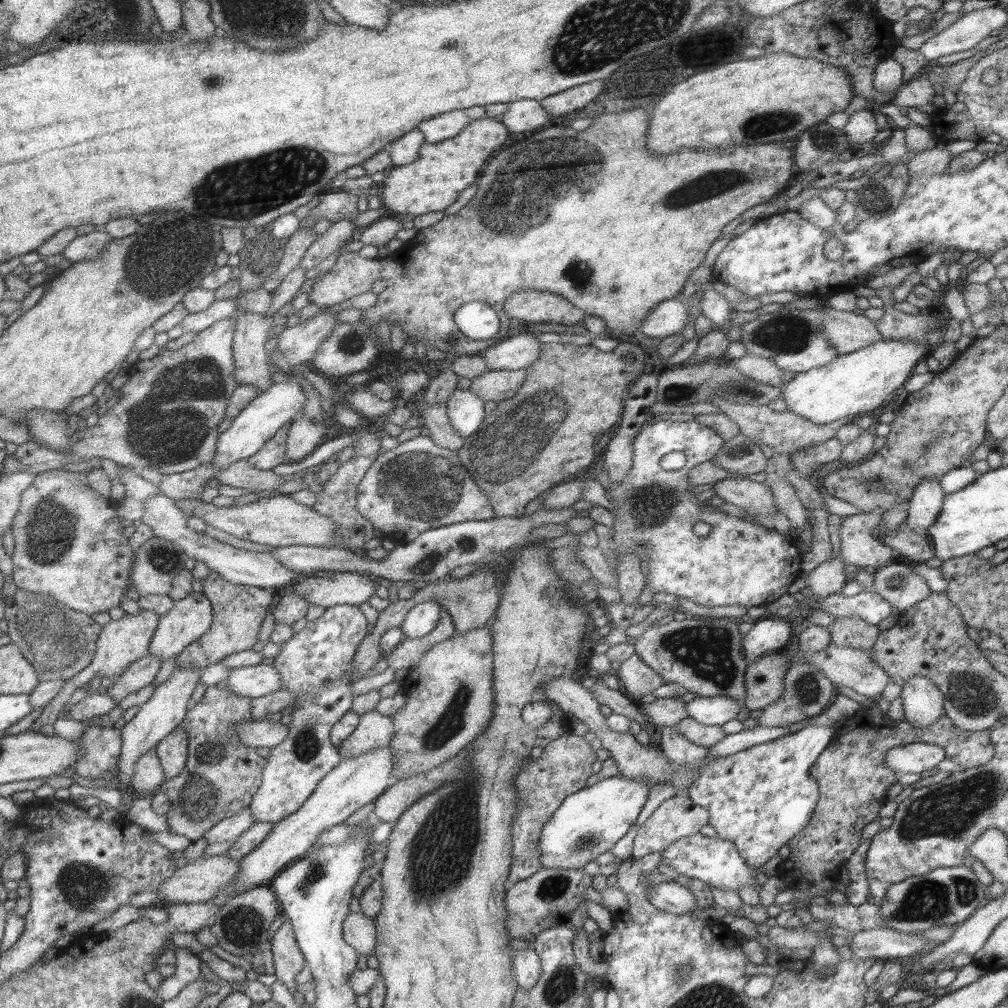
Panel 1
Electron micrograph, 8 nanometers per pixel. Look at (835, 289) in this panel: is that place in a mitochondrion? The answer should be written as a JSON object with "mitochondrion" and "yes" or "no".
{"mitochondrion":"no"}

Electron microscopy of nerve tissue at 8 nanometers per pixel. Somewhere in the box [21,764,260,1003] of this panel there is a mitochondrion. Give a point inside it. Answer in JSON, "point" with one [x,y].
{"point":[84,886]}

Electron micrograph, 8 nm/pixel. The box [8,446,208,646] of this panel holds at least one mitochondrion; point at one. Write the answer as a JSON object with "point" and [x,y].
{"point":[54,522]}

